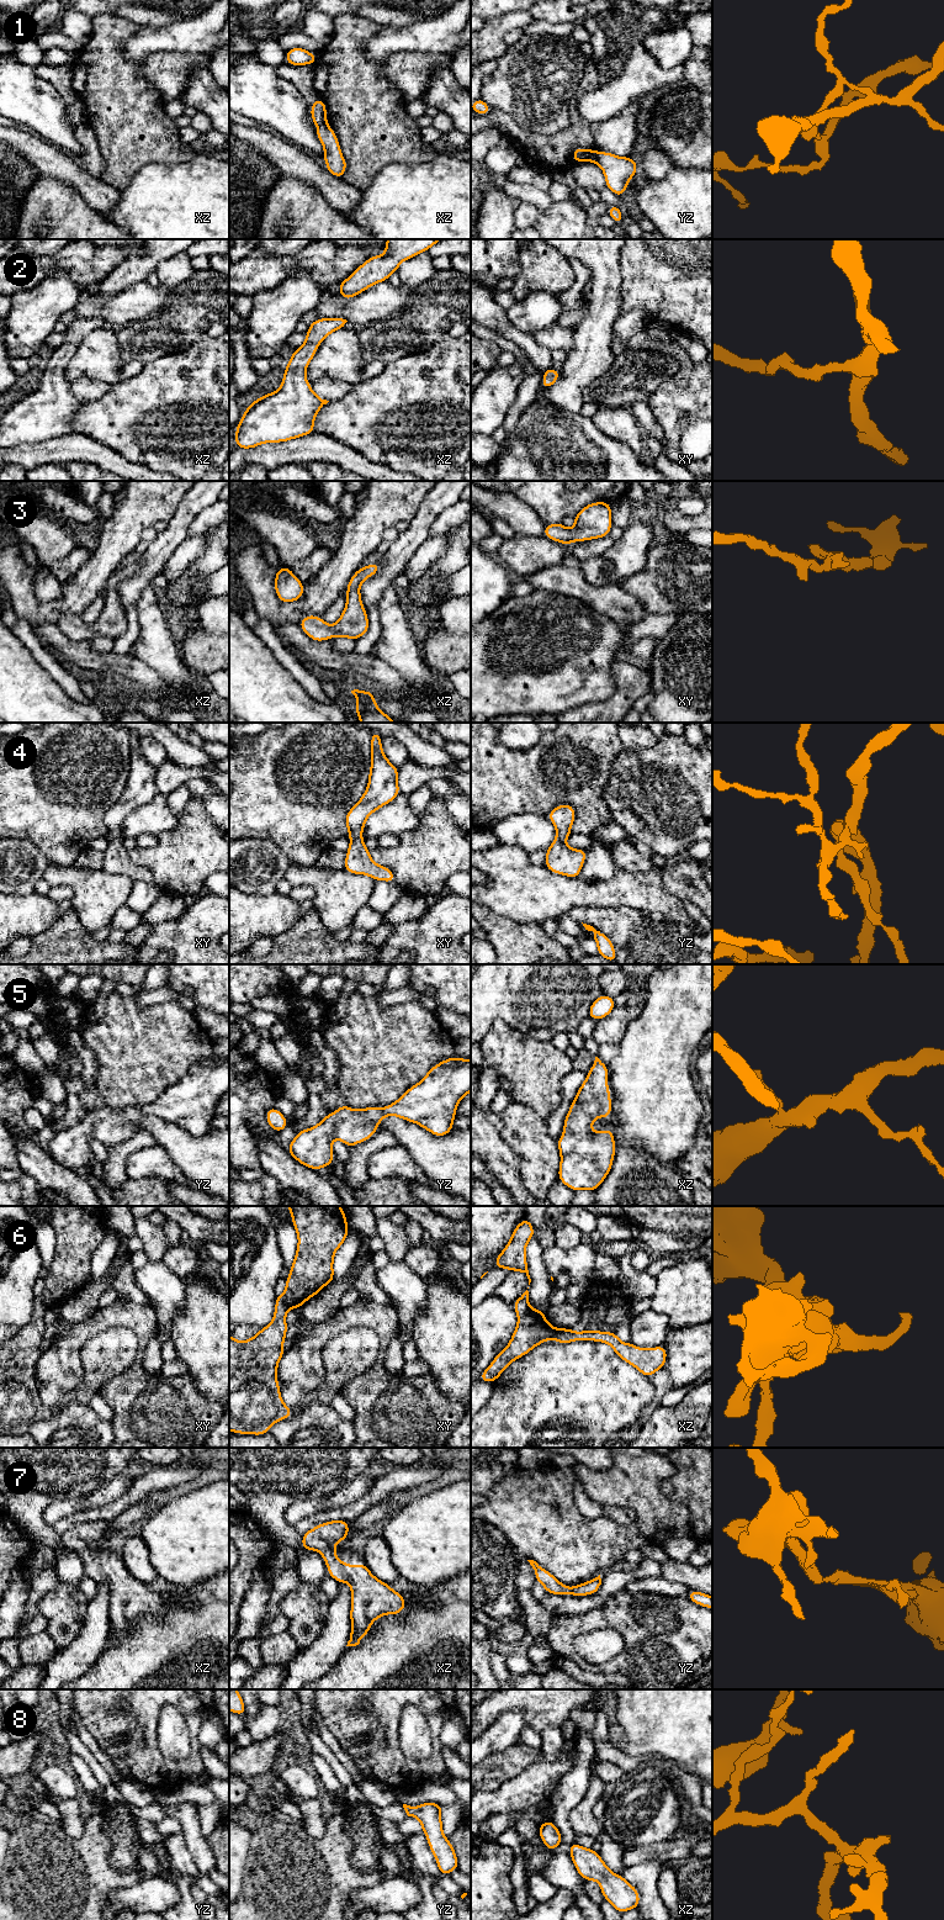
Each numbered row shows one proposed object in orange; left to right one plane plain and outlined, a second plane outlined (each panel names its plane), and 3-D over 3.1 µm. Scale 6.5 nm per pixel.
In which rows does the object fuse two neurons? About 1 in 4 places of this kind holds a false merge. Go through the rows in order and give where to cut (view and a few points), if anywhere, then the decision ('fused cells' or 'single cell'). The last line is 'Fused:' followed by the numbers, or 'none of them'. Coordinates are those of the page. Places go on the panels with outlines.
1: cut yz (598, 153), (595, 162); fused cells
2: cut none; single cell
3: cut none; single cell
4: cut none; single cell
5: cut none; single cell
6: cut none; single cell
7: cut none; single cell
8: cut none; single cell
Fused: 1

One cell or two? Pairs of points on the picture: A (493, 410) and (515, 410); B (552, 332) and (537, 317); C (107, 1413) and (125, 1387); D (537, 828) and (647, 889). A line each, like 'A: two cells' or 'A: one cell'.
A: two cells
B: two cells
C: two cells
D: two cells

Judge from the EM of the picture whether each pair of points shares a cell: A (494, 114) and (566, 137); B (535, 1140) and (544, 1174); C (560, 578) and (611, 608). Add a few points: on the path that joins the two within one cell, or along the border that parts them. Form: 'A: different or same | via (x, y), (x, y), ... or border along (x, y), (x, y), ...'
A: same | via (512, 130), (525, 141), (549, 142)
B: same | via (536, 1148), (539, 1152), (539, 1165)
C: same | via (572, 583), (599, 598)

